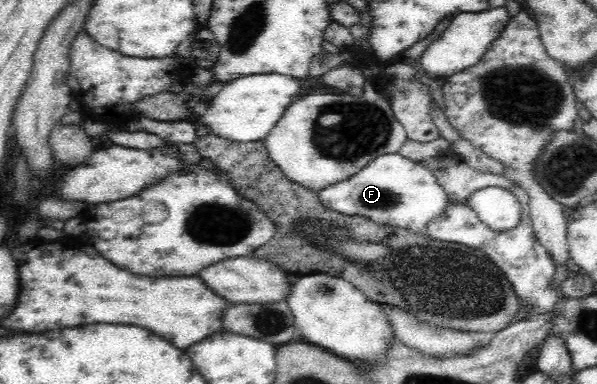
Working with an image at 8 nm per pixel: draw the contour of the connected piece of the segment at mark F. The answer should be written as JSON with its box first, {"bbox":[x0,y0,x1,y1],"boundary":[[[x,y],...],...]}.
{"bbox":[318,152,455,235],"boundary":[[[398,152],[380,155],[366,165],[363,170],[357,171],[351,178],[329,185],[321,189],[318,194],[324,207],[329,210],[348,217],[368,218],[380,225],[394,225],[394,227],[400,227],[418,235],[426,234],[428,223],[436,219],[450,204],[455,204],[437,182],[431,169],[428,169],[423,162],[406,159]]]}

